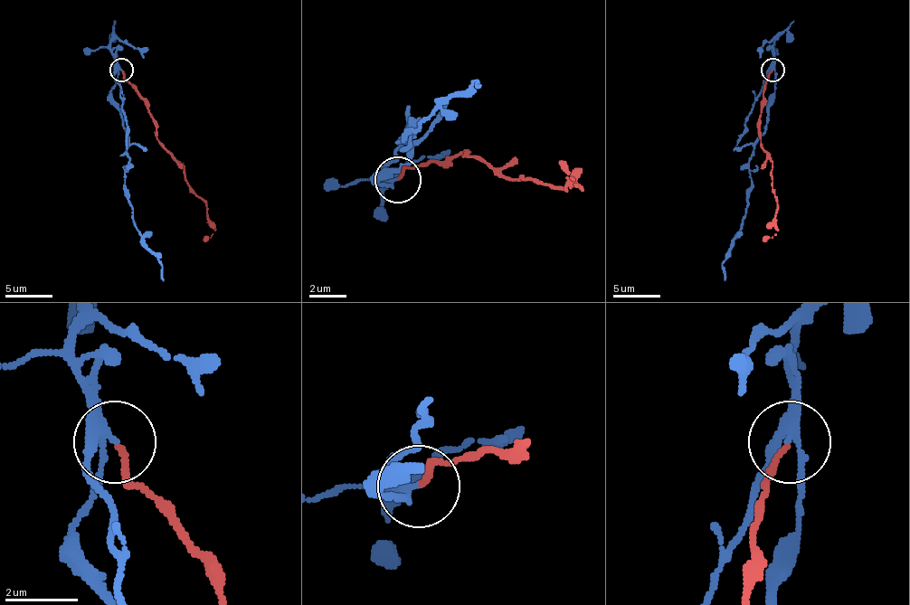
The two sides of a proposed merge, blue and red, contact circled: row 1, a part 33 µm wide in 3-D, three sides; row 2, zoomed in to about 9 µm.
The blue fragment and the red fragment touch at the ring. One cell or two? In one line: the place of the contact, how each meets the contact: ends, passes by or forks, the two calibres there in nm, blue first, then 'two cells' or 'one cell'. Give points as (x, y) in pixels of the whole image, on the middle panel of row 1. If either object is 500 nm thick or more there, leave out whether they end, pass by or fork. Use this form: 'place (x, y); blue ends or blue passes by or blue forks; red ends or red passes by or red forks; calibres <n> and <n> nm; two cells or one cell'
place (397, 179); blue forks; red ends; calibres 190 and 160 nm; two cells

